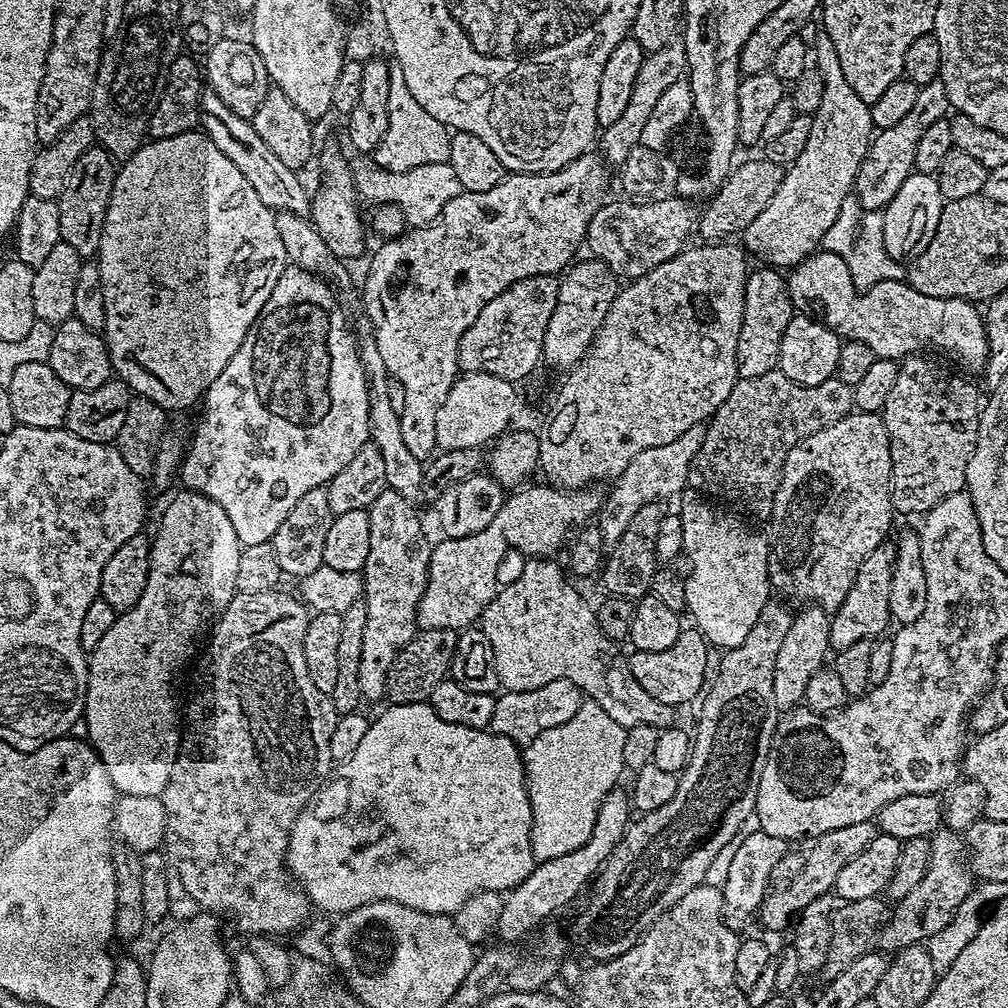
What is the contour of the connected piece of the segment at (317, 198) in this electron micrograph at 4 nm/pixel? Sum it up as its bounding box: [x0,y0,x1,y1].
[310,144,366,262]

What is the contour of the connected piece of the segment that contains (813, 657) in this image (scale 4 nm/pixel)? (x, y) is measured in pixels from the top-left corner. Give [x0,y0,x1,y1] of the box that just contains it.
[774,604,830,710]

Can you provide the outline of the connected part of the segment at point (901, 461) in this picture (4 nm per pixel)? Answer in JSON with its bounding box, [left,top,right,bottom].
[883,354,982,517]

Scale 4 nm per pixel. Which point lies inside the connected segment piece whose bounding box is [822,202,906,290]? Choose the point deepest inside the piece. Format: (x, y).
(856, 236)

